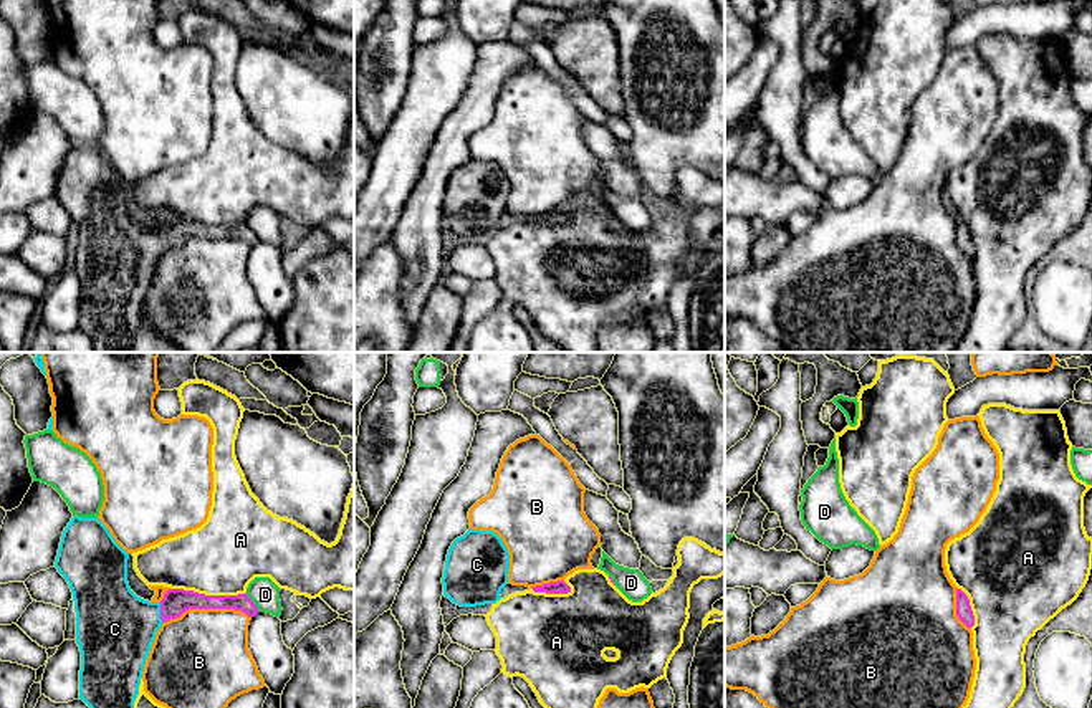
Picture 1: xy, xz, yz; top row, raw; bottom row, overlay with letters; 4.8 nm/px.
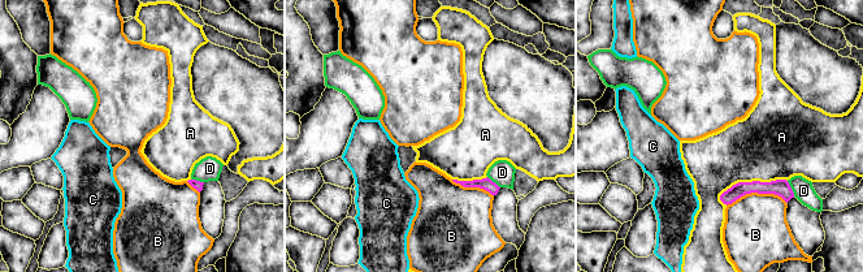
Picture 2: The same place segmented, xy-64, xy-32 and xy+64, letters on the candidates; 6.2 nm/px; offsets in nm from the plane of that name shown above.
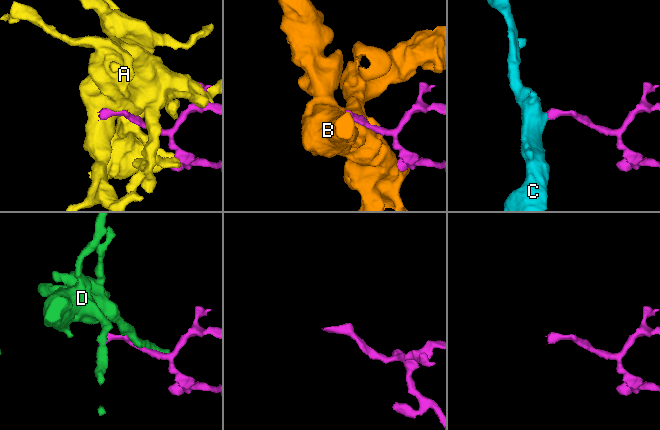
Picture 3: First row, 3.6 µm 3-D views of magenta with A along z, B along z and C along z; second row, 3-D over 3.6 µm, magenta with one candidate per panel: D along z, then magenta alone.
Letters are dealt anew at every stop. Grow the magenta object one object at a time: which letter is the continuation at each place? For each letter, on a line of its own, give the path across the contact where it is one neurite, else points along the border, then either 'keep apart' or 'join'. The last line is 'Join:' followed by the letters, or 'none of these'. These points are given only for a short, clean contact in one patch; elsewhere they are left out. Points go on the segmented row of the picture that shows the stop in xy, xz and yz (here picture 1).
A: keep apart
B: keep apart
C: runs through xy (176, 601), (161, 612), (114, 629); join
D: keep apart
Join: C

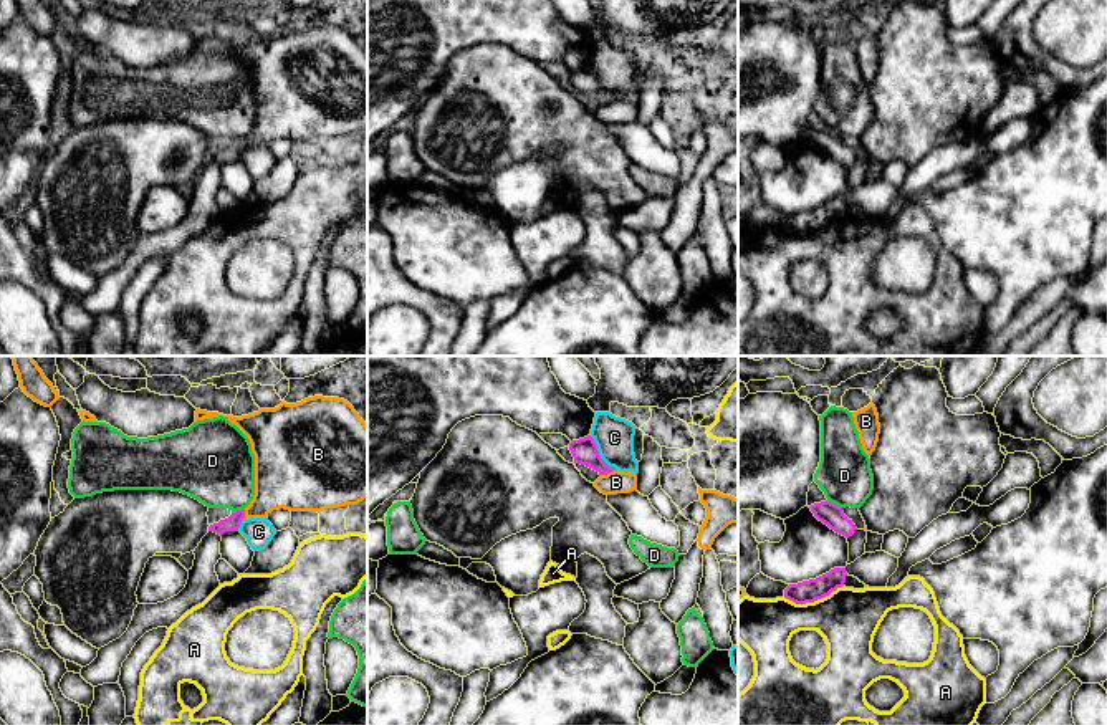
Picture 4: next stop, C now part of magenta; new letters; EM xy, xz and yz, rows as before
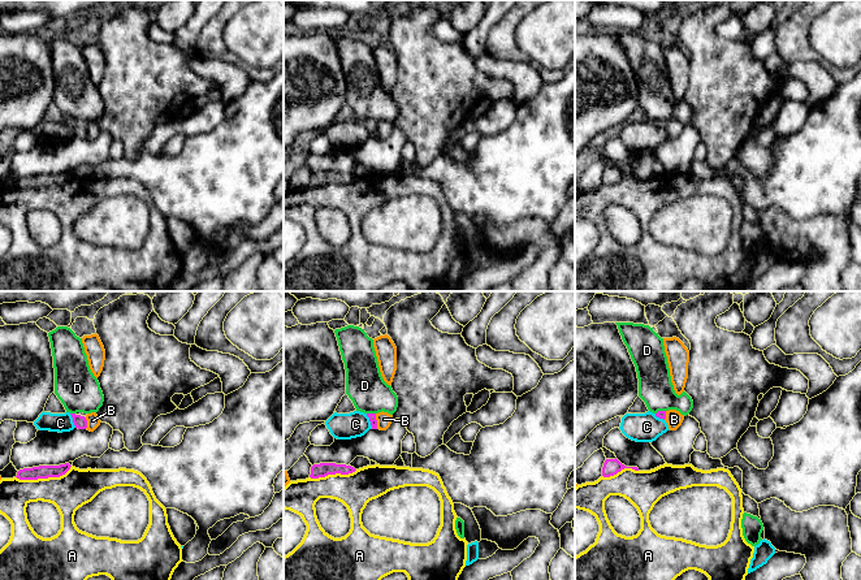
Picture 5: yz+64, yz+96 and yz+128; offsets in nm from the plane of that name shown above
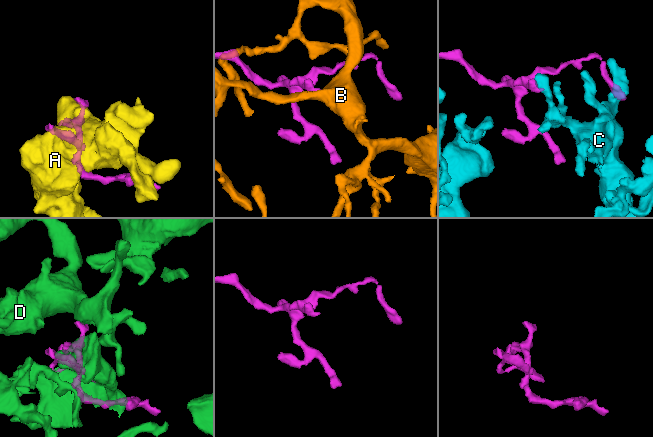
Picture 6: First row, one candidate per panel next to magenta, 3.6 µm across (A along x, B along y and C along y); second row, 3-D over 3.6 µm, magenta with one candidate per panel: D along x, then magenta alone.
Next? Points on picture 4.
A: keep apart
B: border along xz (614, 469), (601, 475); keep apart
C: keep apart
D: keep apart
Join: none of these

